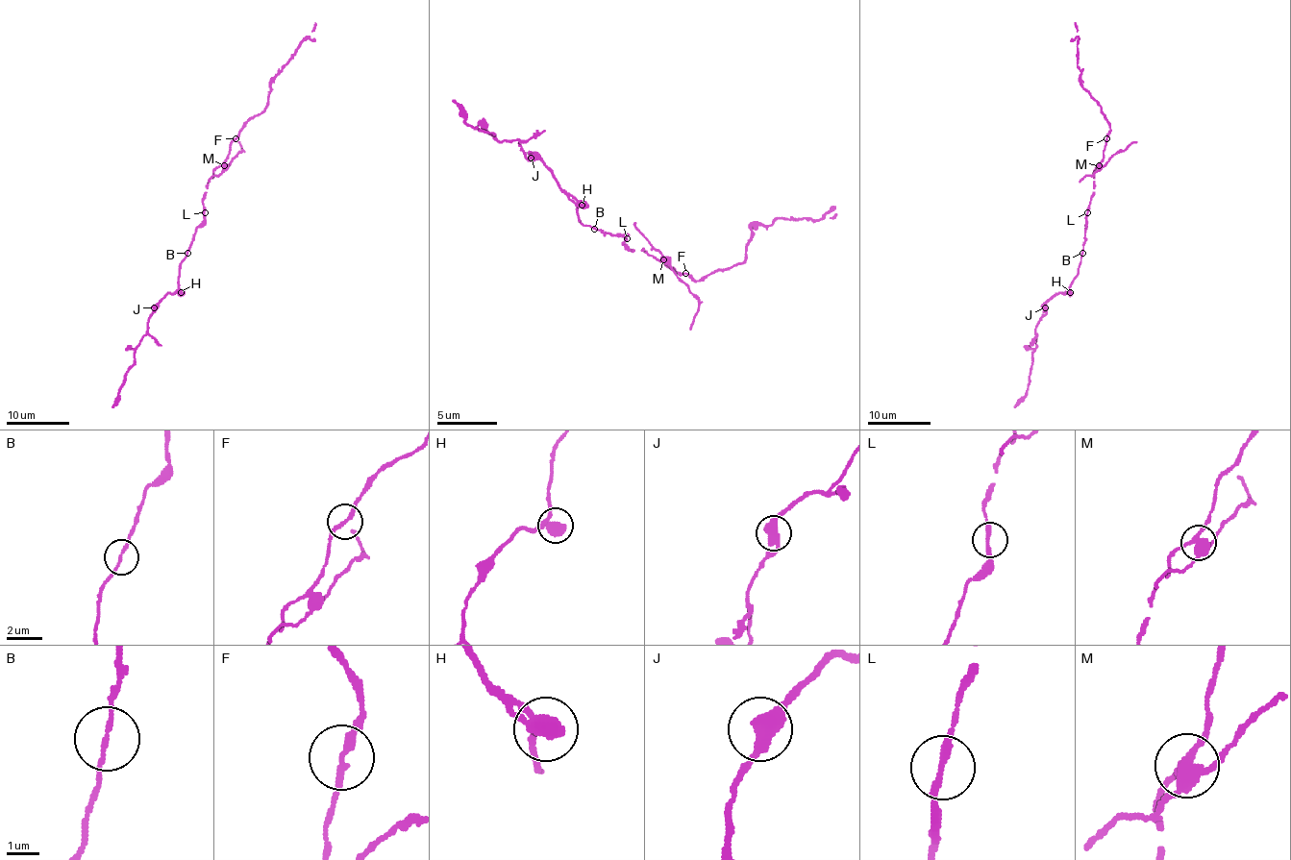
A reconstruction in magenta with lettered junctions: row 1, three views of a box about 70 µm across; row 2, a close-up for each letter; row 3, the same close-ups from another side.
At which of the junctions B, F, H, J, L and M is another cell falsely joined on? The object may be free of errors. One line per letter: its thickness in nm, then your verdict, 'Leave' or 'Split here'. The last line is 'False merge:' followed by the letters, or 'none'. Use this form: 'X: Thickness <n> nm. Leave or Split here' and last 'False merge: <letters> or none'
B: Thickness 140 nm. Leave
F: Thickness 200 nm. Leave
H: Thickness 440 nm. Leave
J: Thickness 480 nm. Leave
L: Thickness 240 nm. Leave
M: Thickness 400 nm. Split here
False merge: M

